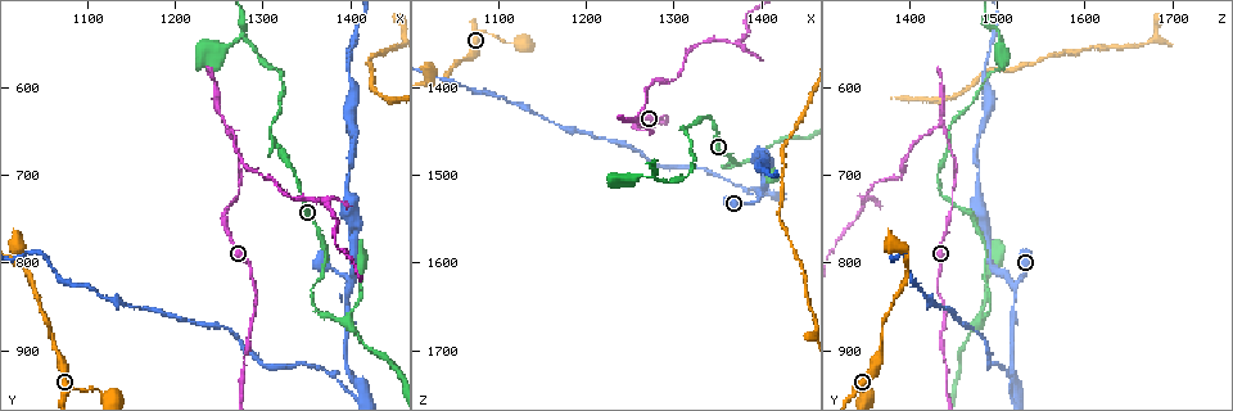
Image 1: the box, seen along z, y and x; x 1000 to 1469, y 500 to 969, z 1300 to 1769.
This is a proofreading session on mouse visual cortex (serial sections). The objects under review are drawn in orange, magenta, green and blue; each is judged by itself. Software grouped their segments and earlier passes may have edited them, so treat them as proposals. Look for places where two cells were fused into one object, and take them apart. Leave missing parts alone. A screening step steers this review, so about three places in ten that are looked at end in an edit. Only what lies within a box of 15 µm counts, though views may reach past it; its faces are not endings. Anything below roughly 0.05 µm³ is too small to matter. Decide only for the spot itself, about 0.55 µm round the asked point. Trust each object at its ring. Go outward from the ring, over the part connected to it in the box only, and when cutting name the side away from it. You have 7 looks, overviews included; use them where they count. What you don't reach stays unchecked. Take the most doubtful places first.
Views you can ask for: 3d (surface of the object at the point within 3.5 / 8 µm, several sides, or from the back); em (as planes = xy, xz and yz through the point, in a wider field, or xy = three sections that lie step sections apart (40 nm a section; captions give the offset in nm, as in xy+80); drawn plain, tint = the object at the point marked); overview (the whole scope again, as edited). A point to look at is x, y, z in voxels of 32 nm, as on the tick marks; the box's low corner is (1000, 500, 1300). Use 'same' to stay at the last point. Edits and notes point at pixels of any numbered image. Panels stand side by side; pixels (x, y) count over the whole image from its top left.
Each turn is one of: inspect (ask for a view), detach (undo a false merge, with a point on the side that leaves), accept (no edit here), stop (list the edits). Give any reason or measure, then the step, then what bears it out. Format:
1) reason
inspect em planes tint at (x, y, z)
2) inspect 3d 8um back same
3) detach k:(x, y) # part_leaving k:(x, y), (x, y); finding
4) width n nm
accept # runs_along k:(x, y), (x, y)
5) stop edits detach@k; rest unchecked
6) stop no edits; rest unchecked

arms part here
inspect 3d 3.5um at (1260, 640, 1435)

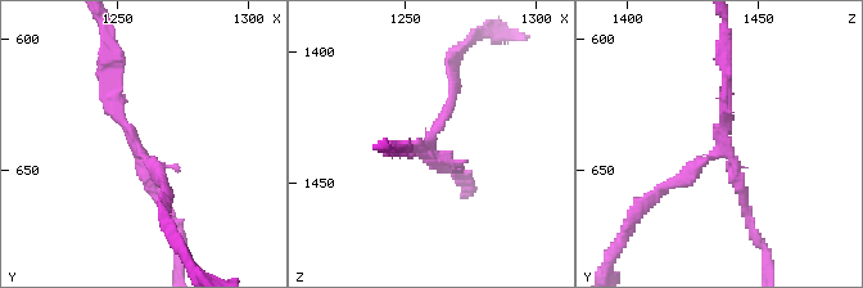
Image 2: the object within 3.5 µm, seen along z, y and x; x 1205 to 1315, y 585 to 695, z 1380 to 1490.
arms 3; arm_widths 100, 150, 150 nm; now the EM
inspect em xy step 3 tint at (1258, 644, 1436)

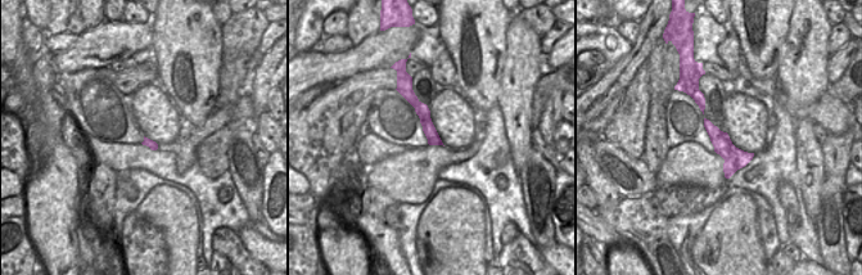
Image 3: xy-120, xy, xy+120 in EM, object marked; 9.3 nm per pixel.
detach 2:(161, 172) # part_leaving 2:(721, 152), (658, 188), (632, 223); two cells meet here

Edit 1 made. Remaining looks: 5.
see it whole again
inspect overview

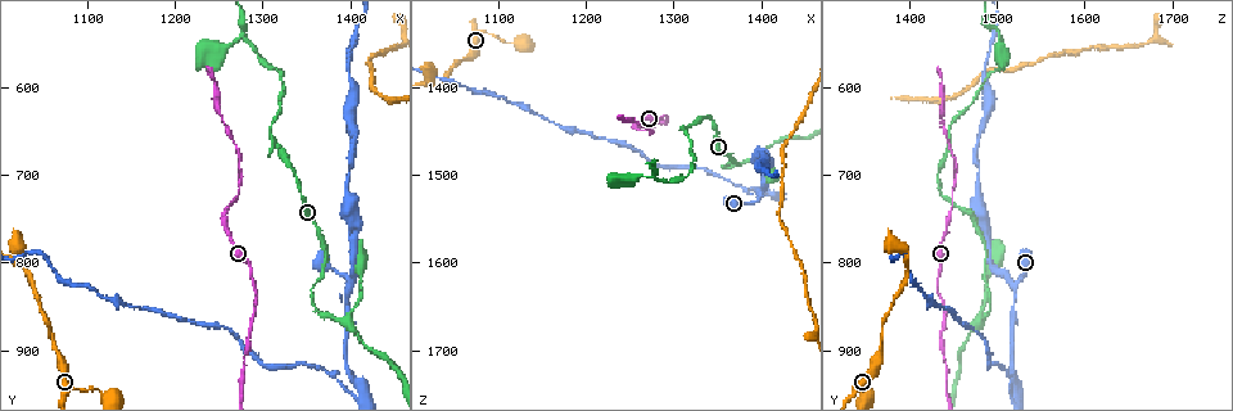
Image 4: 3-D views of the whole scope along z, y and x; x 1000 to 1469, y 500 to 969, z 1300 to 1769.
arms part here
inspect 3d 3.5um at (1400, 825, 1525)

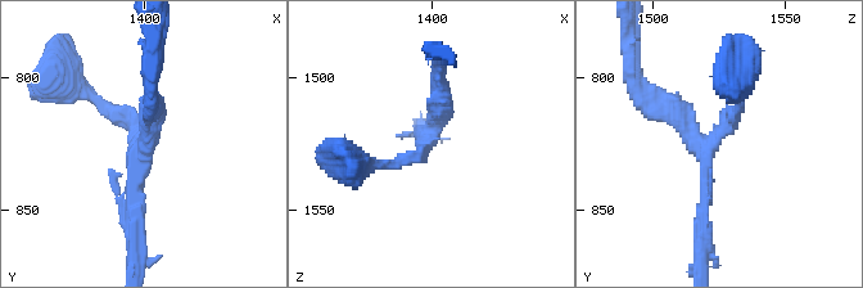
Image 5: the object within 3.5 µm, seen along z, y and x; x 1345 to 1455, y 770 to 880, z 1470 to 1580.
inspect em xy step 3 tint at (1399, 826, 1521)

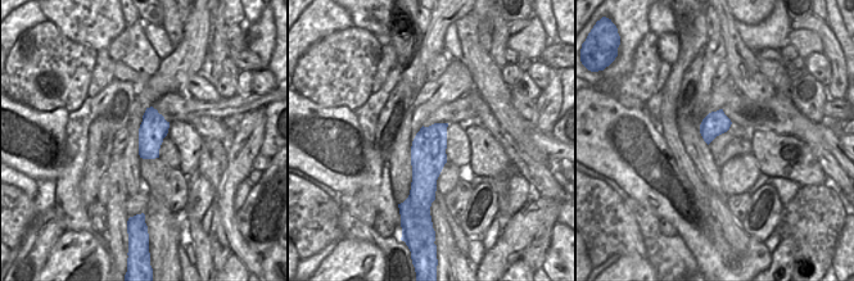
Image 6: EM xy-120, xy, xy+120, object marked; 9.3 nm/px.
accept # runs_along 5:(379, 165), (423, 152), (438, 70); continuous, no second cell

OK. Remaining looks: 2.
thin arm on a thick one
inspect 3d 3.5um at (1400, 950, 1515)

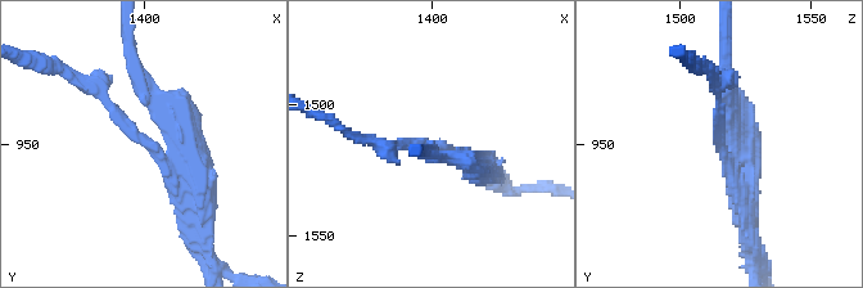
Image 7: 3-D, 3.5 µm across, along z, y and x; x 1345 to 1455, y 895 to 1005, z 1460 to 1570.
arms 3; arm_widths 150, 250, 350 nm; now the EM
inspect em xy step 3 tint at (1401, 949, 1516)

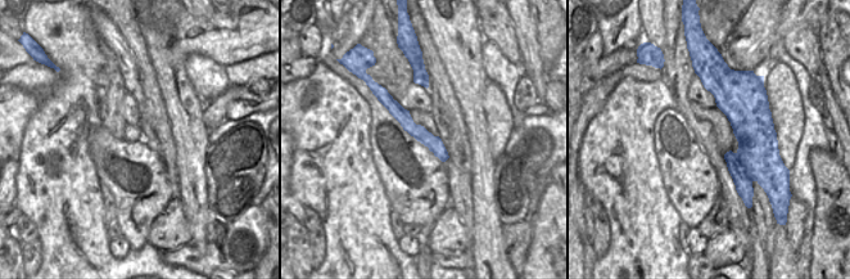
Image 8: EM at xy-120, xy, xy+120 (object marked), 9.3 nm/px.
detach 7:(129, 126) # part_leaving 7:(183, 153), (166, 161), (87, 82); two cells meet here

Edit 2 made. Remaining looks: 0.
stop edits detach@2, detach@7; rest unchecked

